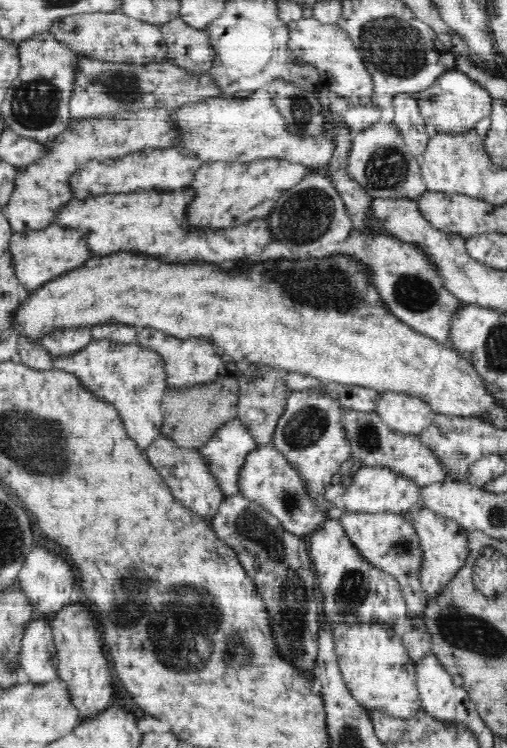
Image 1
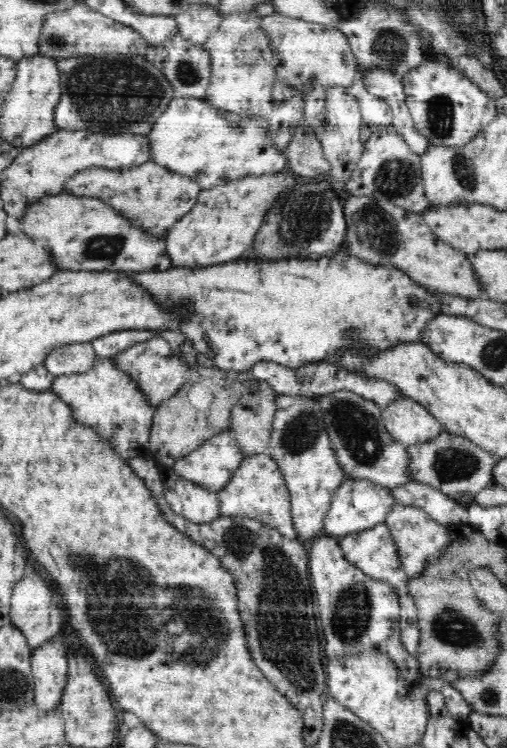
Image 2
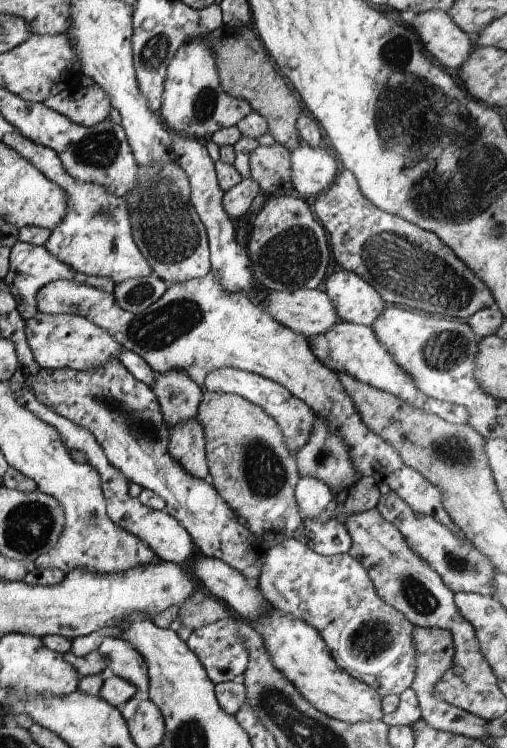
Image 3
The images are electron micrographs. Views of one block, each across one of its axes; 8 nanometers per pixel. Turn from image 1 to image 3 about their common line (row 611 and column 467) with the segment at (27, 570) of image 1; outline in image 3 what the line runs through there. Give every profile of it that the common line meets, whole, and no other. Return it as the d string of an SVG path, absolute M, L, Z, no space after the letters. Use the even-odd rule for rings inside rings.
M447 11L420 12L408 26L415 30L425 52L430 52L430 57L448 70L459 70L474 50L473 37L460 30Z

